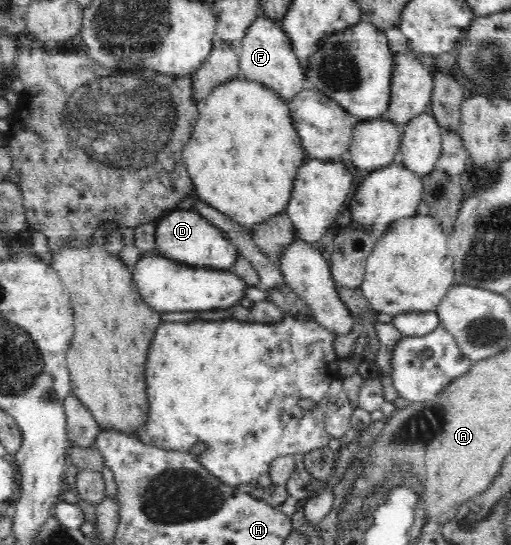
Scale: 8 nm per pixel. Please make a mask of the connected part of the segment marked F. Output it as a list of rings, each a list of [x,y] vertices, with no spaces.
[[[265,16],[257,17],[247,29],[245,36],[236,43],[236,47],[239,65],[245,79],[269,87],[286,102],[307,86],[304,69],[299,64],[291,39],[287,37],[280,22]]]

